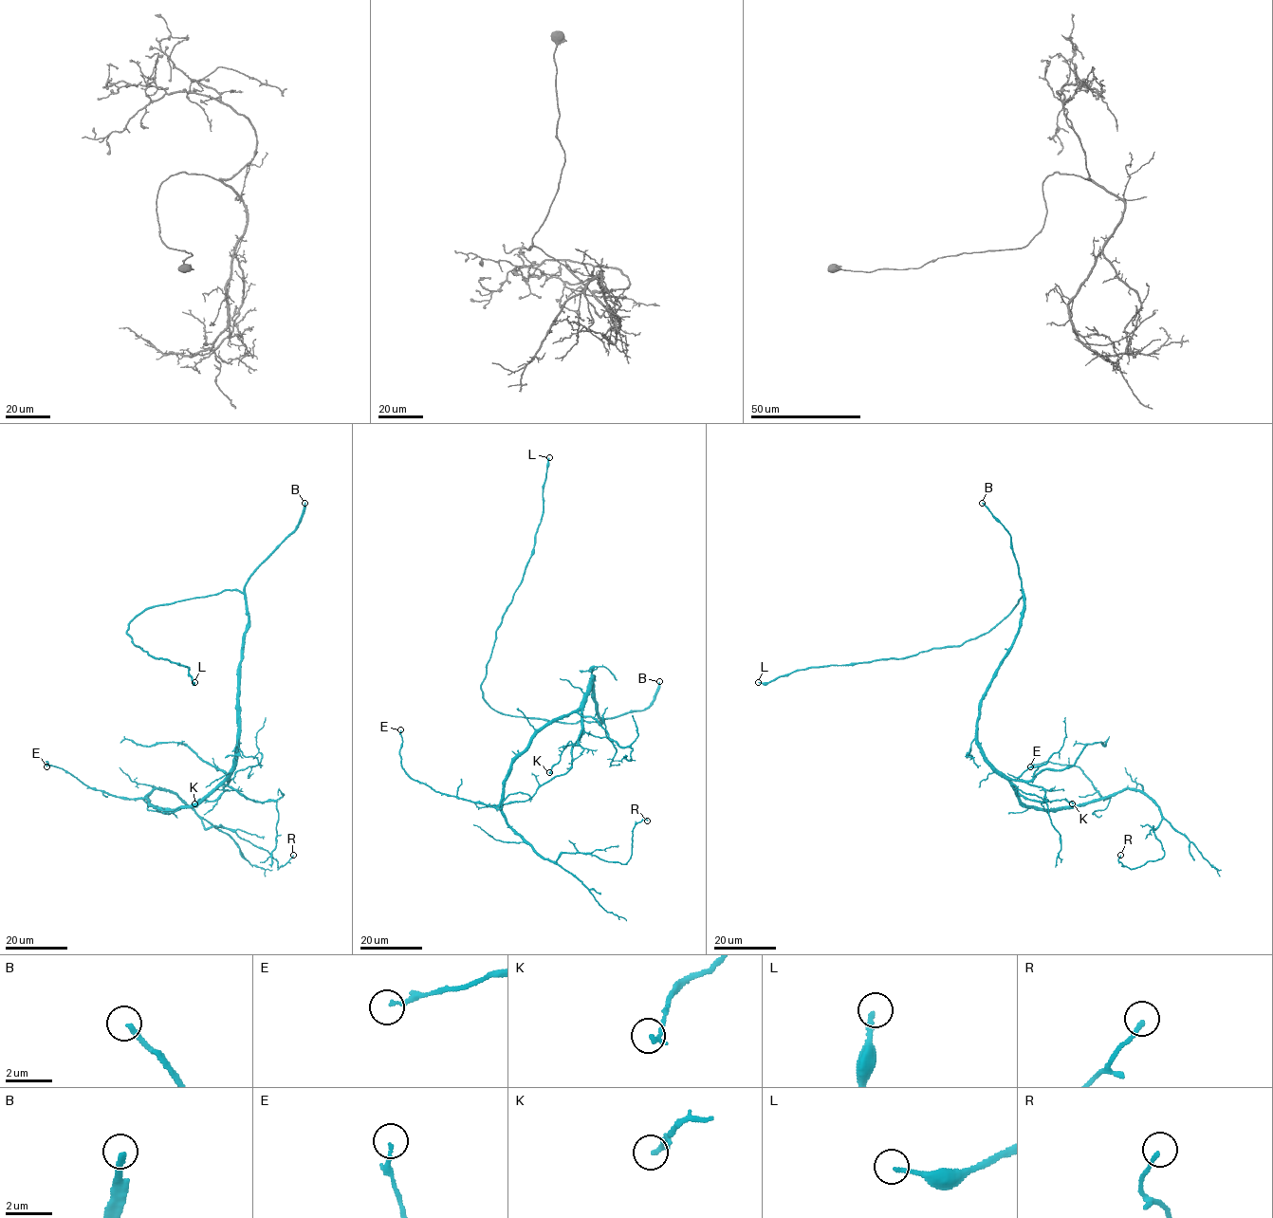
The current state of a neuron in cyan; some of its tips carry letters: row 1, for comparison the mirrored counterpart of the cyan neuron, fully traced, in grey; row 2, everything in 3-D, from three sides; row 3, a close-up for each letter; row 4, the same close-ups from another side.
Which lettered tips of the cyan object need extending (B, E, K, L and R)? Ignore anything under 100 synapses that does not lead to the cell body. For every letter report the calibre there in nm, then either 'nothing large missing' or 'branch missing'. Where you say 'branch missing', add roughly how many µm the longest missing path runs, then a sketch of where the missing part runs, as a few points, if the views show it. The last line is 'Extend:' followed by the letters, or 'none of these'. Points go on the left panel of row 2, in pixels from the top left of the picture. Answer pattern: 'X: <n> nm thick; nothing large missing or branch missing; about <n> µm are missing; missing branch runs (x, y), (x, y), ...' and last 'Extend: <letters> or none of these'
B: 240 nm thick; branch missing; about 150 µm are missing
E: 120 nm thick; nothing large missing
K: 200 nm thick; nothing large missing
L: 170 nm thick; branch missing; about 45 µm are missing; missing branch runs (194, 682), (193, 695), (198, 700), (203, 700), (196, 695), (190, 695), (183, 703)
R: 170 nm thick; nothing large missing
Extend: B, L

